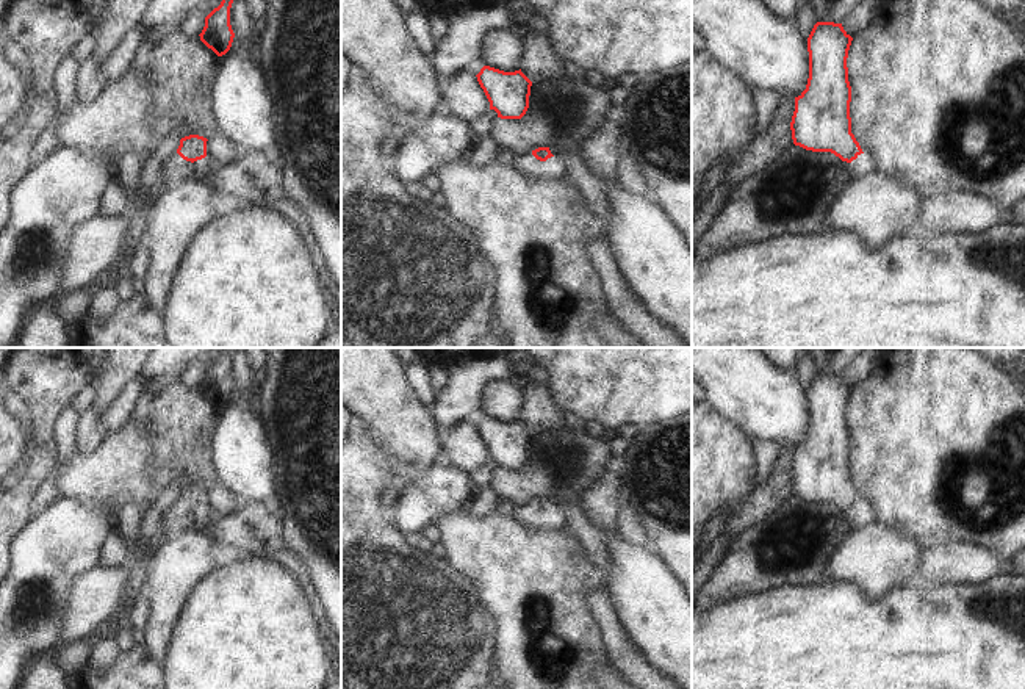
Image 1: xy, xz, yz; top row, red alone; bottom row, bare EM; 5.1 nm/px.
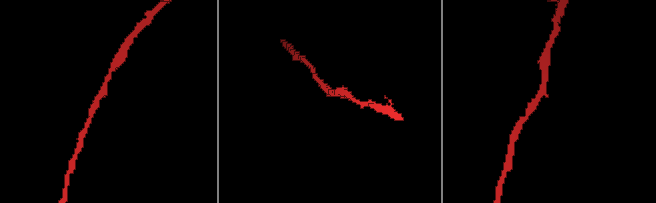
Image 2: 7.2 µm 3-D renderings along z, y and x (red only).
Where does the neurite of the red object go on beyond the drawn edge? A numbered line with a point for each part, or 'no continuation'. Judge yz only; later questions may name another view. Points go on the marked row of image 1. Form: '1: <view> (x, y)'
1: yz (863, 165)

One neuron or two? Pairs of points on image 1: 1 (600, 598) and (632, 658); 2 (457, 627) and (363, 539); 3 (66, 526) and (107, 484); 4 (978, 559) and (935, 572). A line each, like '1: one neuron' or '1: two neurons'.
1: one neuron
2: one neuron
3: two neurons
4: one neuron

